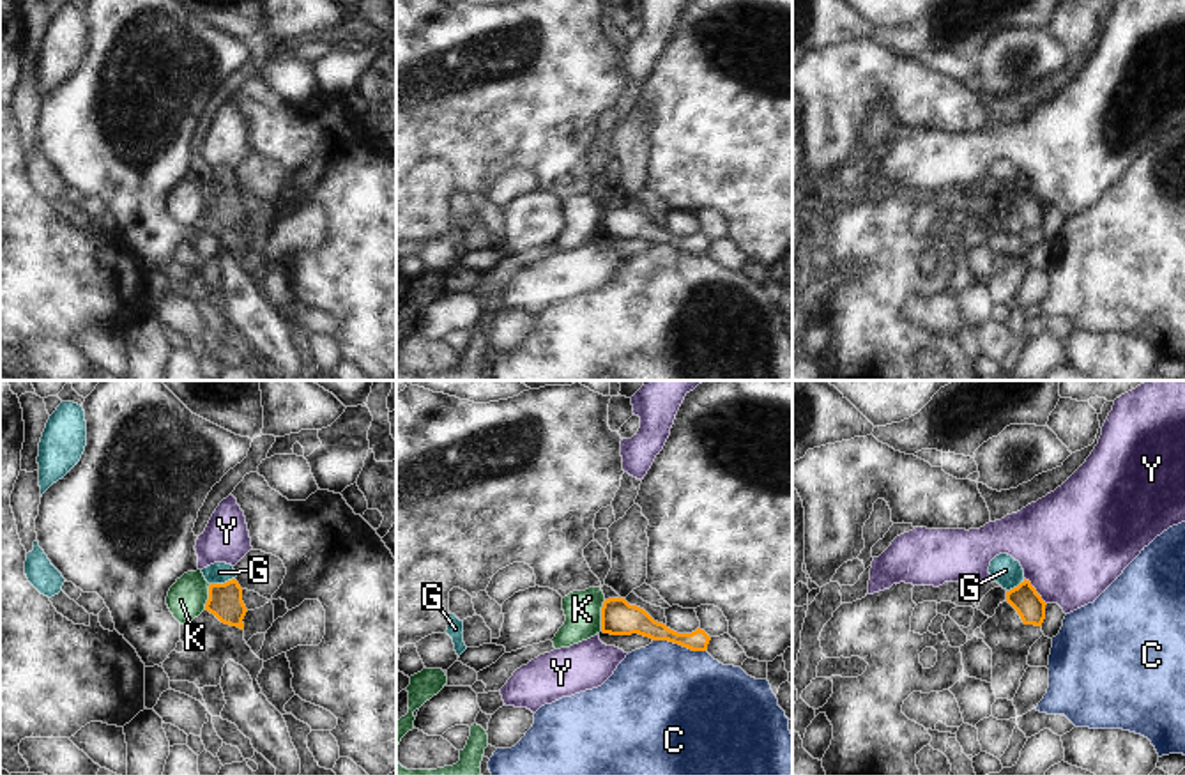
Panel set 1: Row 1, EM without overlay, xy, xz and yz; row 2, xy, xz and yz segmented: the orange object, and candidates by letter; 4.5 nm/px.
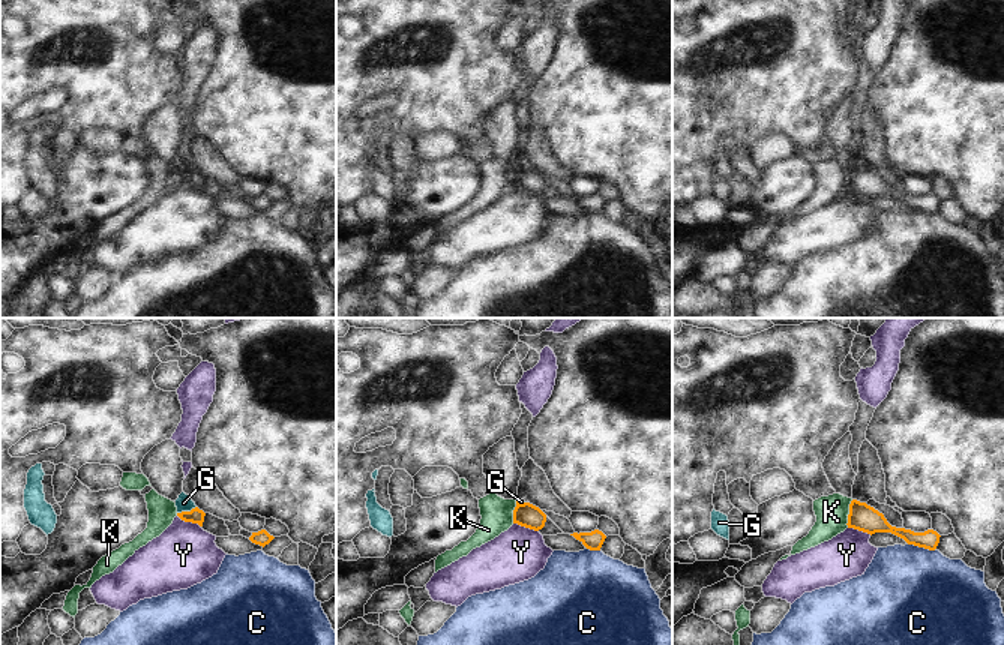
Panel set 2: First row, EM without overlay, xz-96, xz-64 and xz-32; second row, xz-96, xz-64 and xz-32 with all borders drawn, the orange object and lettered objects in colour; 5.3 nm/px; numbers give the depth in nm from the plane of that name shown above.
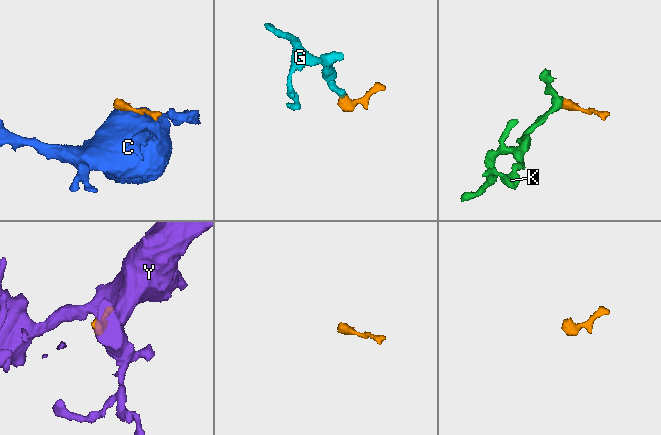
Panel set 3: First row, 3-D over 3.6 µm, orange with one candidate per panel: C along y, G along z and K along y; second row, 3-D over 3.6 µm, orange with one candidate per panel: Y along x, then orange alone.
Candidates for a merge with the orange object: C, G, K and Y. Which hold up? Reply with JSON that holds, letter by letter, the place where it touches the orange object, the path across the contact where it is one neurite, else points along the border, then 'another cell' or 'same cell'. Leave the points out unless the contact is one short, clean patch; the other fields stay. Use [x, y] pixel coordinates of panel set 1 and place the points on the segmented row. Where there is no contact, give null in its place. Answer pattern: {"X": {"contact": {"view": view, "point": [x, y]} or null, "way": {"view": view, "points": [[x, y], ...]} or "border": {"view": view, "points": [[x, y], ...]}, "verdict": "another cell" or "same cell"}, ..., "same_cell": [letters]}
{"C": {"contact": {"view": "xz", "point": [680, 644]}, "border": {"view": "xz", "points": [[653, 639], [667, 639], [704, 652]]}, "verdict": "another cell"}, "G": {"contact": {"view": "xy", "point": [221, 584]}, "way": {"view": "xy", "points": [[225, 600], [221, 584], [220, 572]]}, "verdict": "same cell"}, "K": {"contact": {"view": "xz", "point": [602, 616]}, "border": {"view": "xz", "points": [[605, 600], [600, 630]]}, "verdict": "another cell"}, "Y": {"contact": {"view": "yz", "point": [1035, 591]}, "border": {"view": "yz", "points": [[1024, 577], [1046, 604]]}, "verdict": "another cell"}, "same_cell": ["G"]}

